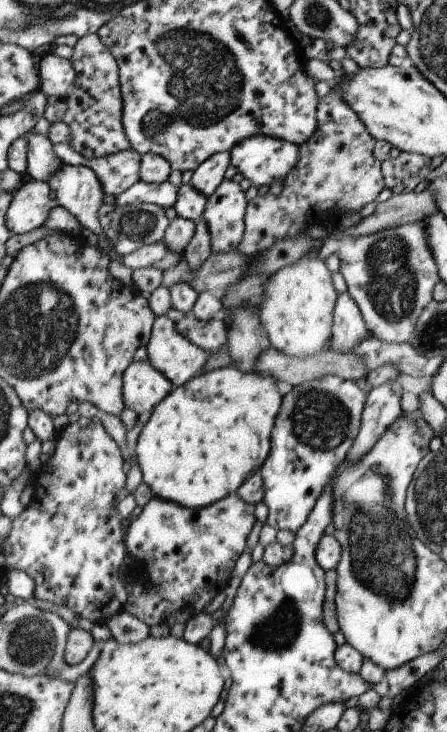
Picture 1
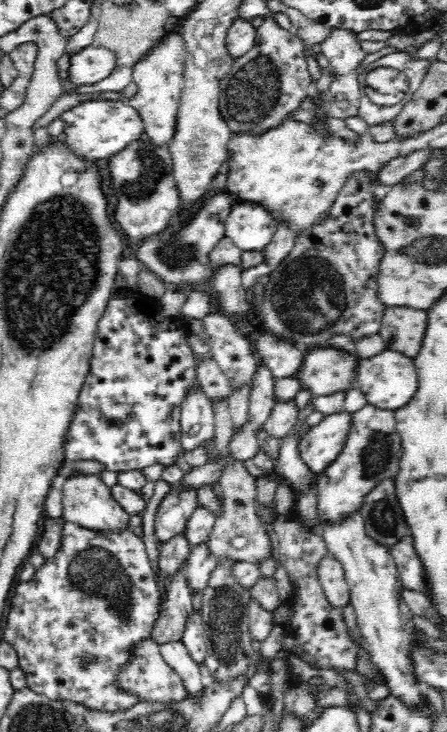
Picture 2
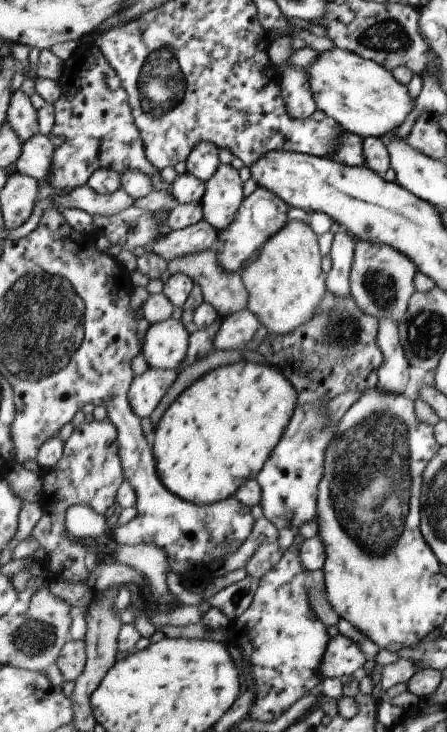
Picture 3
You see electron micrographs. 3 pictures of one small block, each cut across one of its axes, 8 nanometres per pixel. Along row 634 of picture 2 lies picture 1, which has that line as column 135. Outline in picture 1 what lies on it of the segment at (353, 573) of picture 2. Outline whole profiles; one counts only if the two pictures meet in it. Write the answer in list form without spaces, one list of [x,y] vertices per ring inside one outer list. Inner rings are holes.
[[[148,360],[134,362],[124,376],[124,401],[138,416],[147,418],[175,390],[168,377]]]

